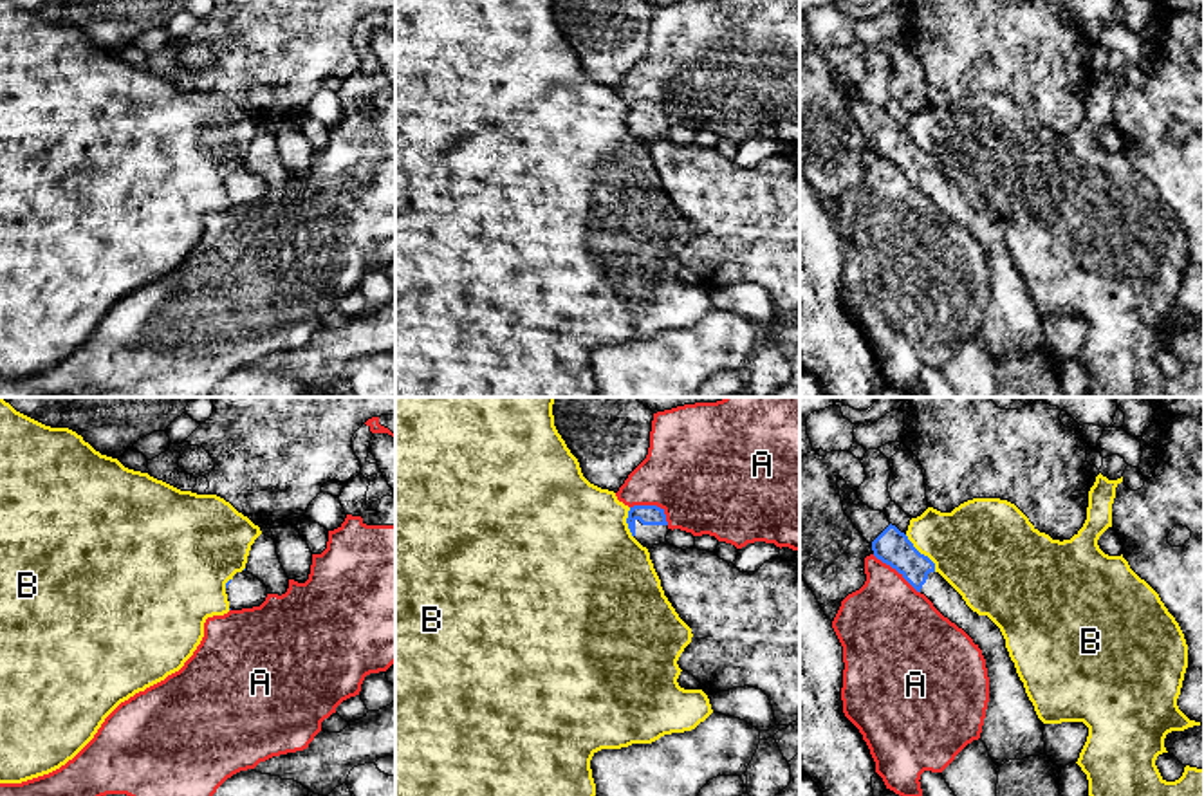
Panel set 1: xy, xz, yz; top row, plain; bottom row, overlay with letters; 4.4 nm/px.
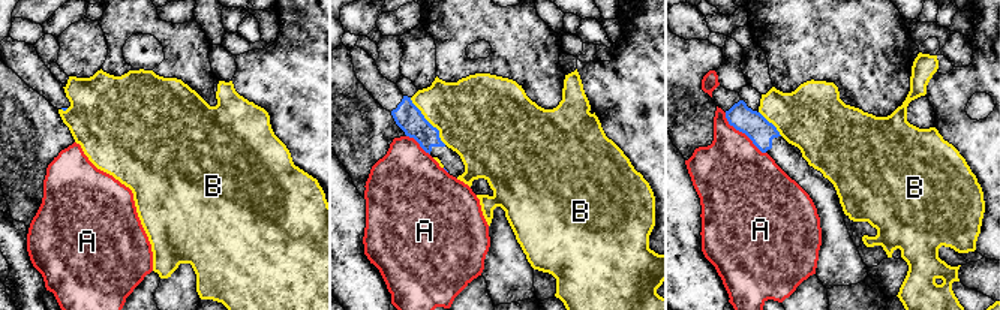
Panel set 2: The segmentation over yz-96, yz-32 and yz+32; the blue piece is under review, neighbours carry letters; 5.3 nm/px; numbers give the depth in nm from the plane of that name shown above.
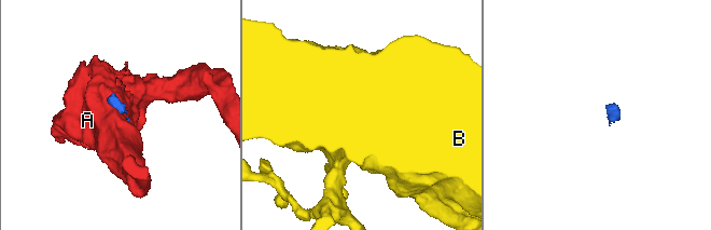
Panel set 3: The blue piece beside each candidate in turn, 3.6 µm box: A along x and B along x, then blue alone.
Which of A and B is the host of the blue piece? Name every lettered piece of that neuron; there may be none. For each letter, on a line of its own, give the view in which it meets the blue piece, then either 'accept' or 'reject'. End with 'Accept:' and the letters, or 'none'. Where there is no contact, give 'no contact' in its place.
A: xz | reject
B: yz | reject
Accept: none

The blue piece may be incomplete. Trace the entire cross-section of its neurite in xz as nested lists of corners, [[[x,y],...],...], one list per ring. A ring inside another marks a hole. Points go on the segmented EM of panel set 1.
[[[657,505],[630,507],[626,523],[632,536],[646,549],[664,543],[670,531],[664,509]]]

